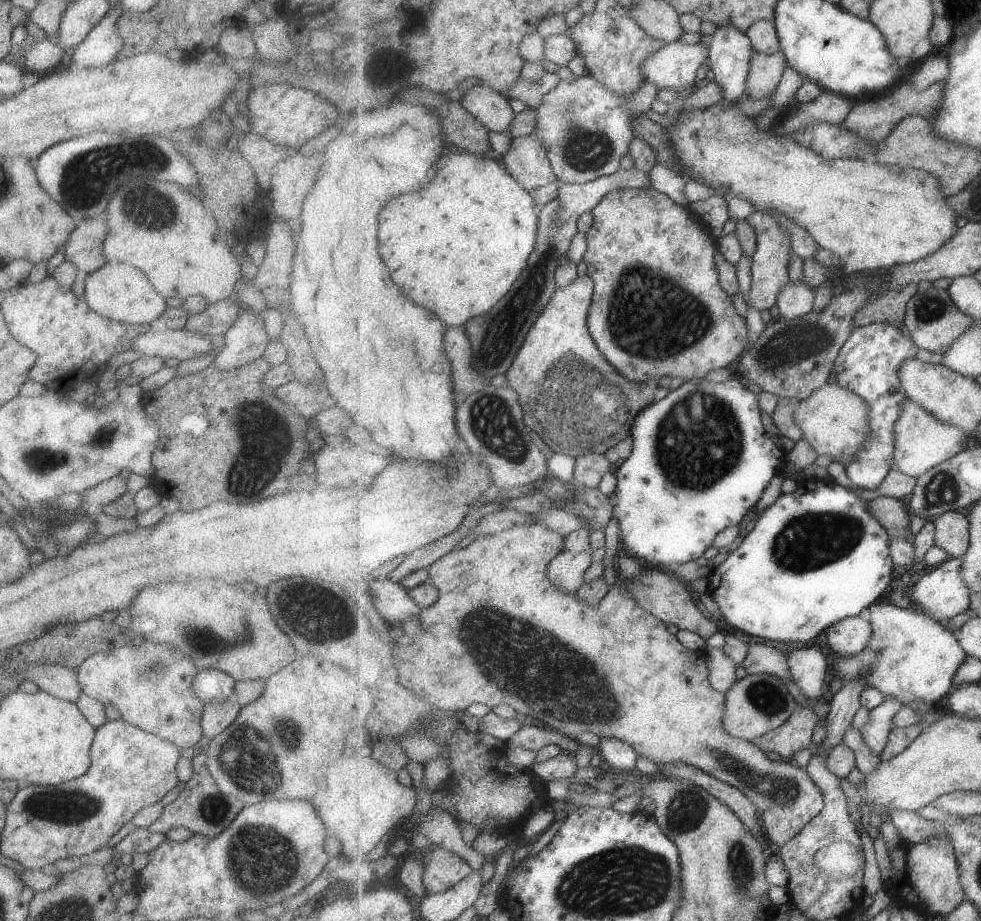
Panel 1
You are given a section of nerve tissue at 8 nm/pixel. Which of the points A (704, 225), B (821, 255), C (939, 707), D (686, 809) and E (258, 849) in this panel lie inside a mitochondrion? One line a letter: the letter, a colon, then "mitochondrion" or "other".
A: other
B: other
C: other
D: mitochondrion
E: mitochondrion

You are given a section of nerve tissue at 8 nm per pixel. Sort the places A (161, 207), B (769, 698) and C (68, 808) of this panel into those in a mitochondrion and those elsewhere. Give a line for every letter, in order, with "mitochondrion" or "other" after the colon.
A: mitochondrion
B: mitochondrion
C: mitochondrion

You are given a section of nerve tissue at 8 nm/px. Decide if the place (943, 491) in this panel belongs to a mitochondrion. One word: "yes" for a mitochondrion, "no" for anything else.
yes

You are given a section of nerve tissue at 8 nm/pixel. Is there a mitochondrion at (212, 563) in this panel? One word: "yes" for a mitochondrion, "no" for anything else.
no

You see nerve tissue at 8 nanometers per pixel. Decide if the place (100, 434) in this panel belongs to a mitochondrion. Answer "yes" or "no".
yes

